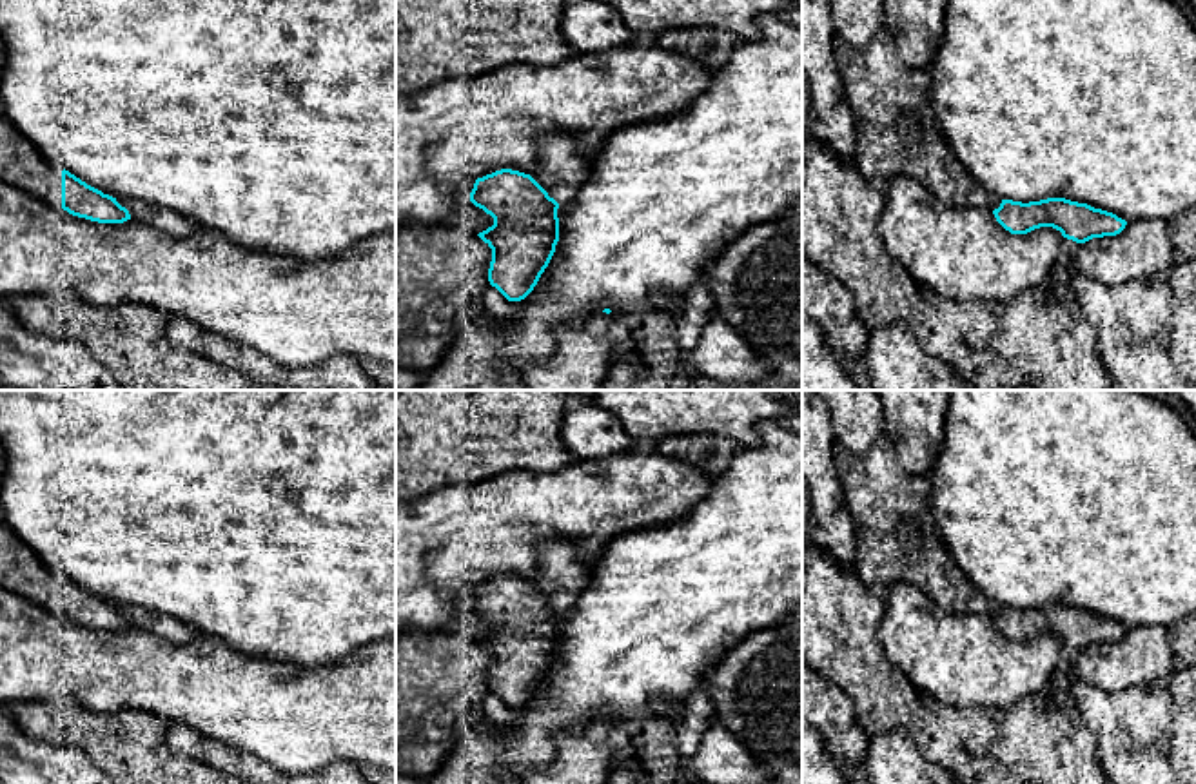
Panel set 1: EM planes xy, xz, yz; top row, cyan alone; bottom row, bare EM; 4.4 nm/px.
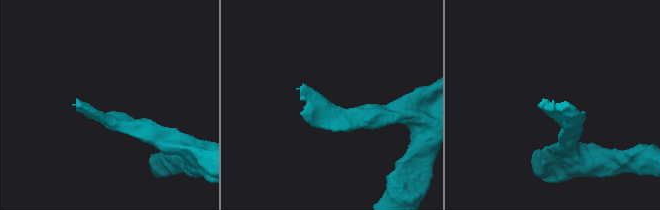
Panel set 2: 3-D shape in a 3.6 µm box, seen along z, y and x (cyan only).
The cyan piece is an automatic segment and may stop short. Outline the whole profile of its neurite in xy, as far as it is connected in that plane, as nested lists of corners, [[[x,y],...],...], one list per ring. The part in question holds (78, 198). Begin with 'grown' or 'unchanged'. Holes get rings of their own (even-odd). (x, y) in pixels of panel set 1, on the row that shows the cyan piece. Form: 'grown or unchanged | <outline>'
grown | [[[2,113],[0,180],[78,218],[98,223],[131,220],[129,211],[116,198],[103,194],[47,160]]]

